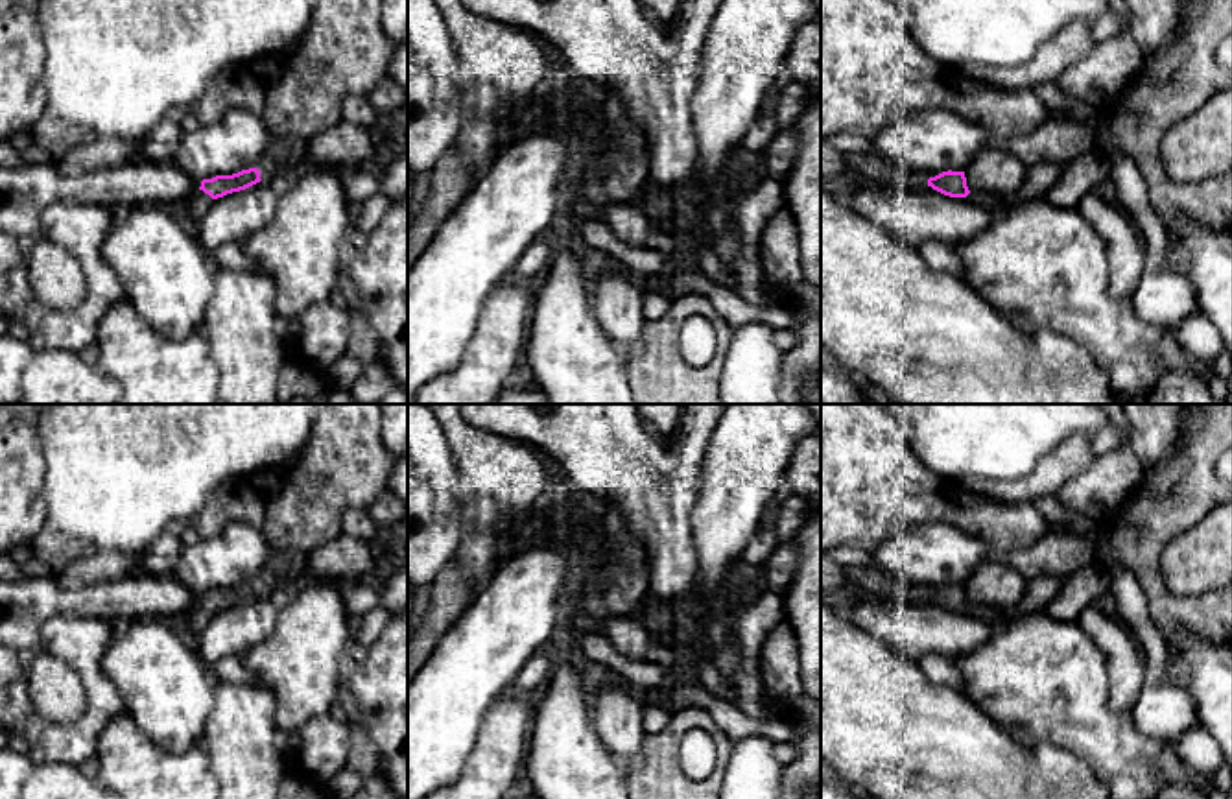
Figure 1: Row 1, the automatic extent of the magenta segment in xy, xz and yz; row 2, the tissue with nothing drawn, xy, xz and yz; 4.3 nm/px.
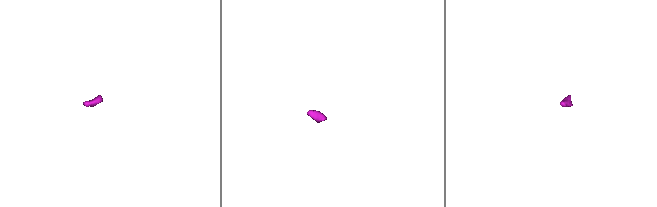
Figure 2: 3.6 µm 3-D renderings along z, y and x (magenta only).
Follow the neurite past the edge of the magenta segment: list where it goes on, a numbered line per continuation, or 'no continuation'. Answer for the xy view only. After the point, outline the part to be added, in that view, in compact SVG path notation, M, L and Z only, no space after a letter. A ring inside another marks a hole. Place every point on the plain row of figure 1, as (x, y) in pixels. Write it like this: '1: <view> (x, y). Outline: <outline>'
1: xy (198, 617). Outline: M203 603L194 605L179 622L181 631L186 637L197 635L210 622L214 613Z

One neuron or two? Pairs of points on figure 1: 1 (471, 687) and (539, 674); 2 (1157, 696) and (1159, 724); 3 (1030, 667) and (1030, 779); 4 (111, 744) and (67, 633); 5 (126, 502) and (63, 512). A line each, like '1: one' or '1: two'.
1: two
2: one
3: two
4: two
5: one

